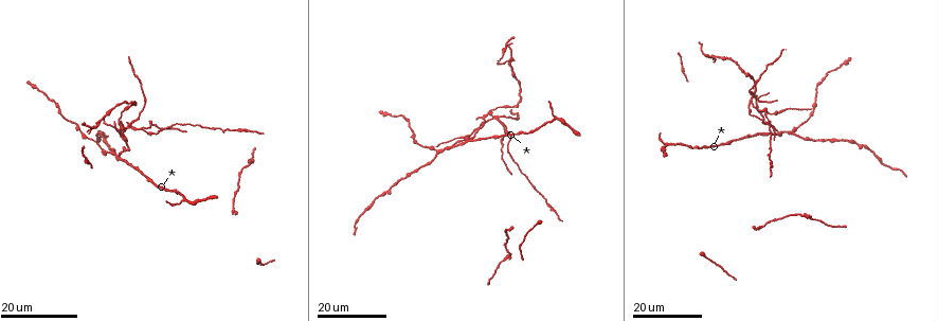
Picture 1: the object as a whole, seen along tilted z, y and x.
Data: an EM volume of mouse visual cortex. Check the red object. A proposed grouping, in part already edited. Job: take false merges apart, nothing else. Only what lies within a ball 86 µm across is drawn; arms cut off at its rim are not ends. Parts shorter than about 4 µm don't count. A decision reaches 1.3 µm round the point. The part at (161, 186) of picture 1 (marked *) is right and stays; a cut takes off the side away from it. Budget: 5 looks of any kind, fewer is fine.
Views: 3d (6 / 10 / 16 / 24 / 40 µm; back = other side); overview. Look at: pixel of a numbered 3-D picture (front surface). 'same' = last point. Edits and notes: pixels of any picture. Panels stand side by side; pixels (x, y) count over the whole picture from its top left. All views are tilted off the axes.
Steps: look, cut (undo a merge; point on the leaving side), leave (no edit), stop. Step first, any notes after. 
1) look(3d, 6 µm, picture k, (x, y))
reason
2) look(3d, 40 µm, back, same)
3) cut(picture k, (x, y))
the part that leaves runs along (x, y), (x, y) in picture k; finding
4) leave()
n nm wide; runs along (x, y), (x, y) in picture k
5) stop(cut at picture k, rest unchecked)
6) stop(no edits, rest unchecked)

look(3d, 16 µm, picture 1, (667, 143))

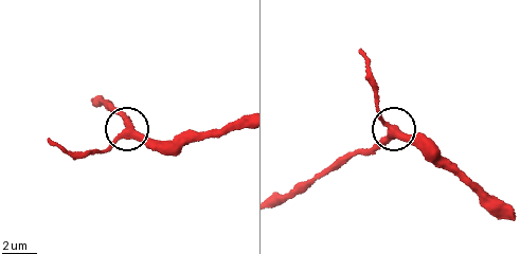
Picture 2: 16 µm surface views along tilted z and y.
look(3d, 10 µm, picture 2, (127, 135))
closer look

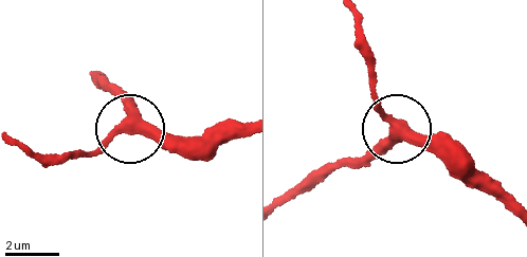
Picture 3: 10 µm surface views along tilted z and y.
leave()
340 nm wide; runs along (282, 204), (395, 132), (381, 113), (369, 71) in picture 3; all the same neuron

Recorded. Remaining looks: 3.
look(3d, 24 µm, picture 1, (780, 131))
three arms meet

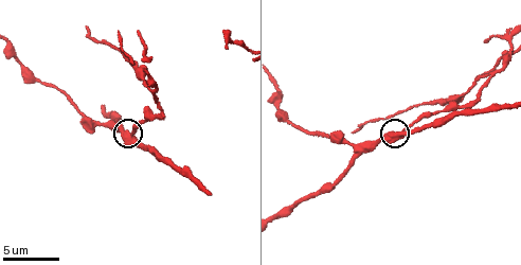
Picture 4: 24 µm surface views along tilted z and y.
look(3d, 10 µm, picture 4, (135, 137))

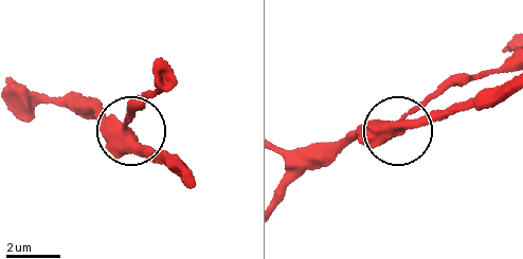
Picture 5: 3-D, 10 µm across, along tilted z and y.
cut(picture 5, (133, 117))
side arm 48 µm; 3 arms; a second neuron is stuck on

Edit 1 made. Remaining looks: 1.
look(3d, 10 µm, picture 4, (108, 123))
three-way junction

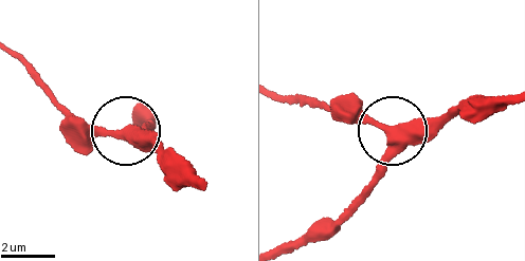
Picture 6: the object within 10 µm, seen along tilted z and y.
leave()
370 nm wide; one neuron here

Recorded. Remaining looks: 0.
stop(cut at picture 5, rest unchecked)

